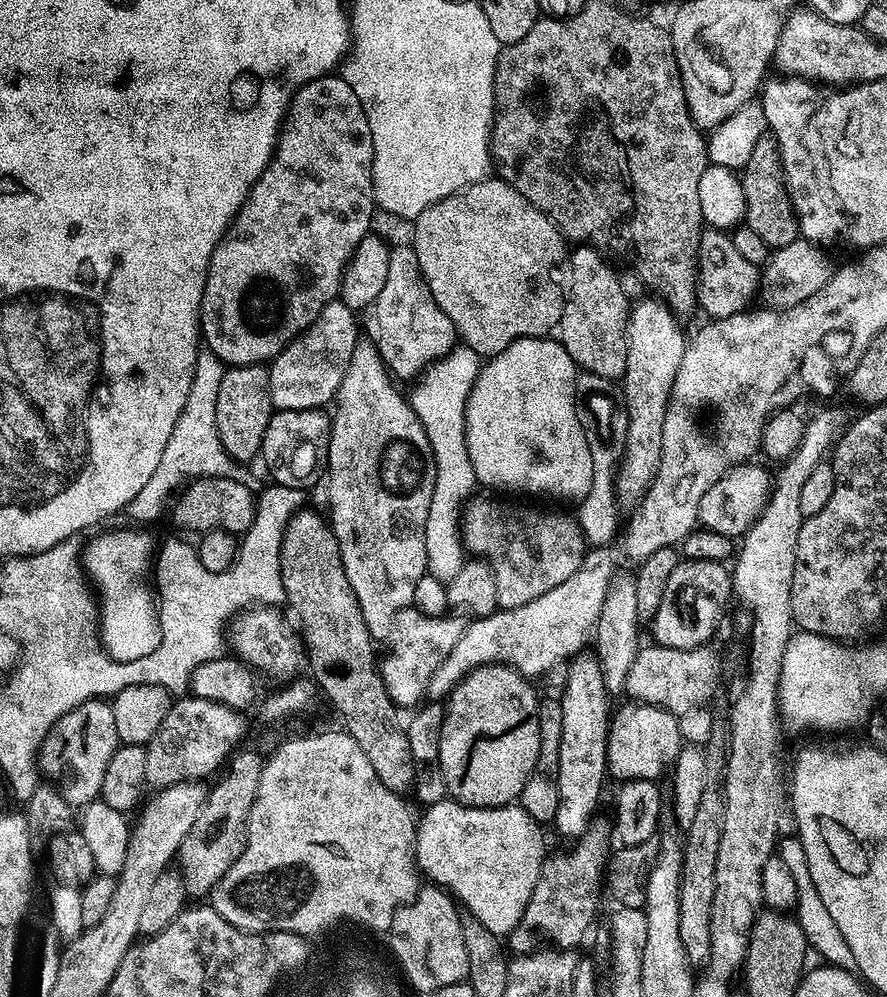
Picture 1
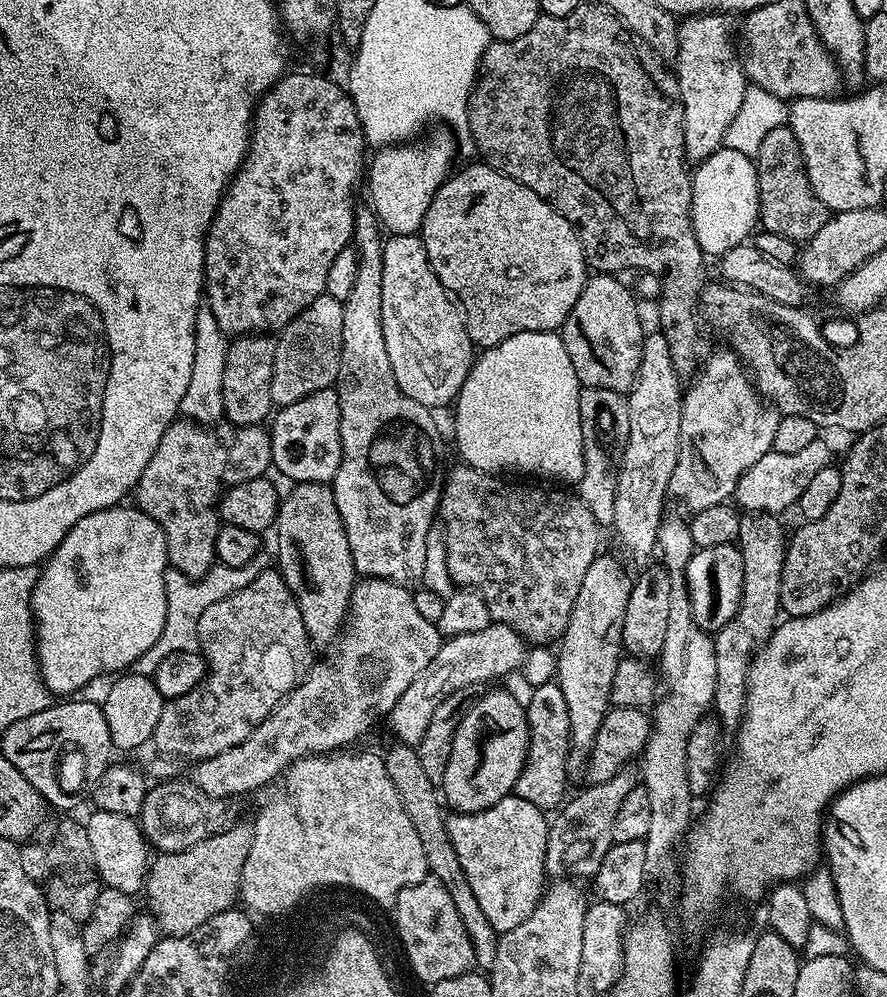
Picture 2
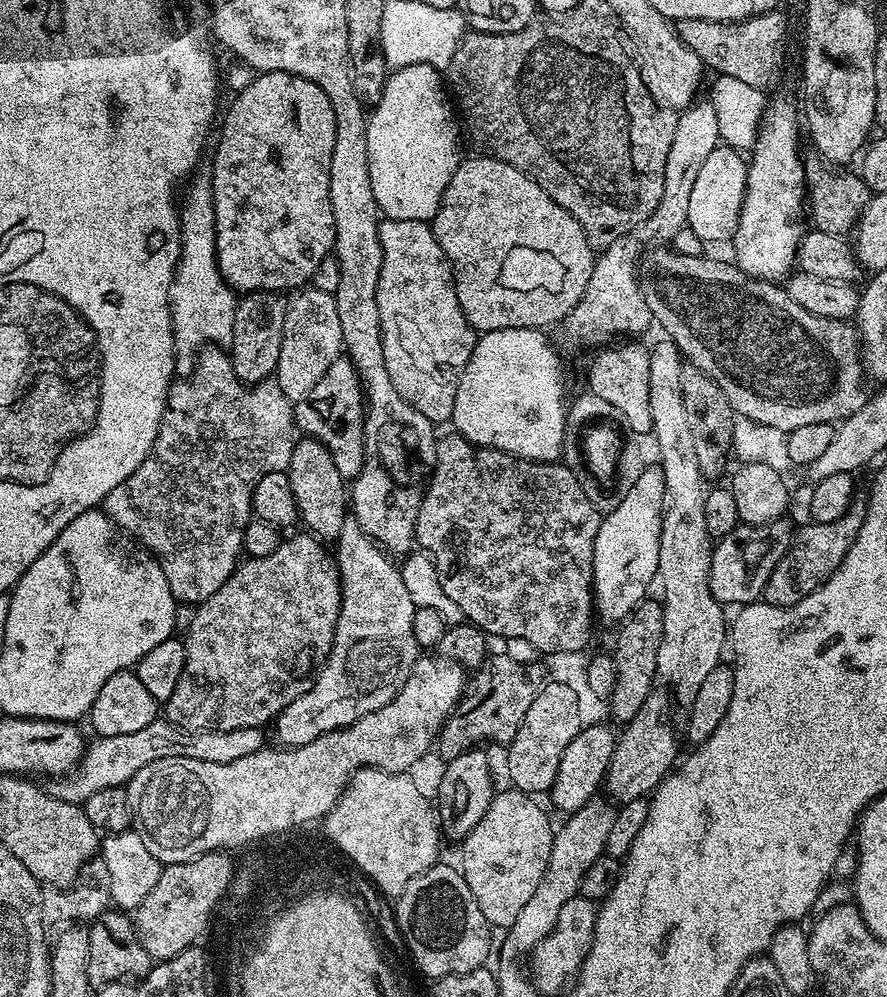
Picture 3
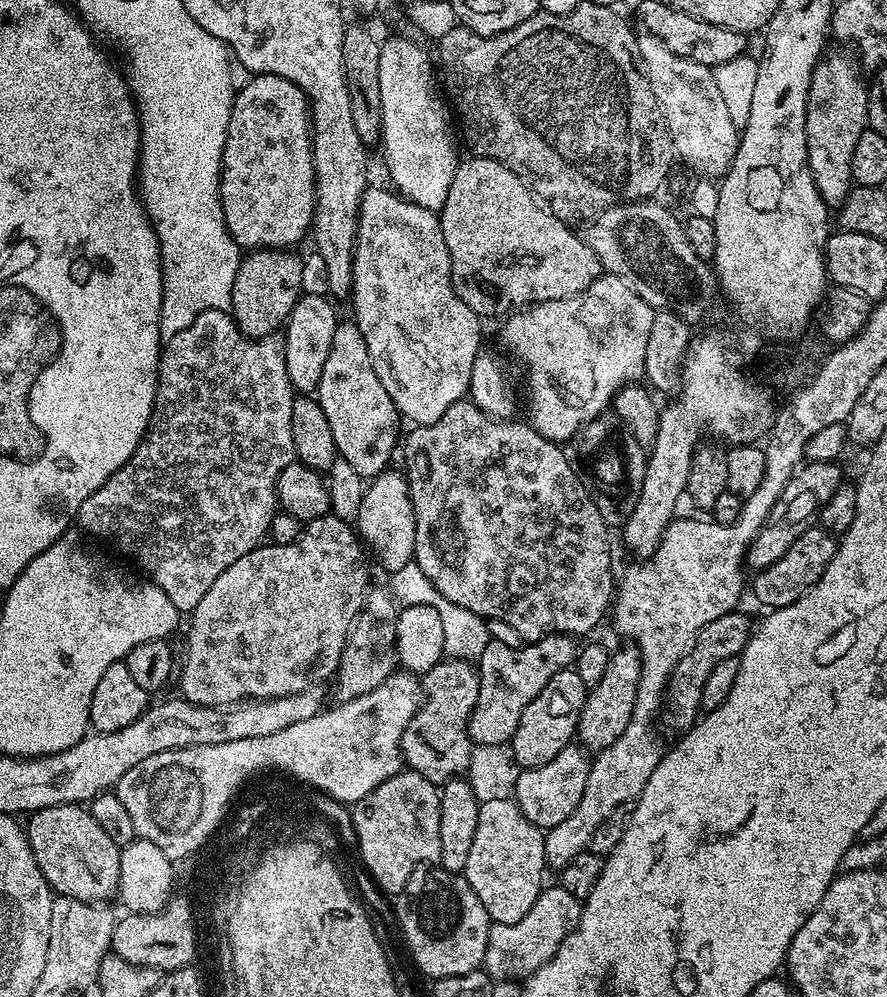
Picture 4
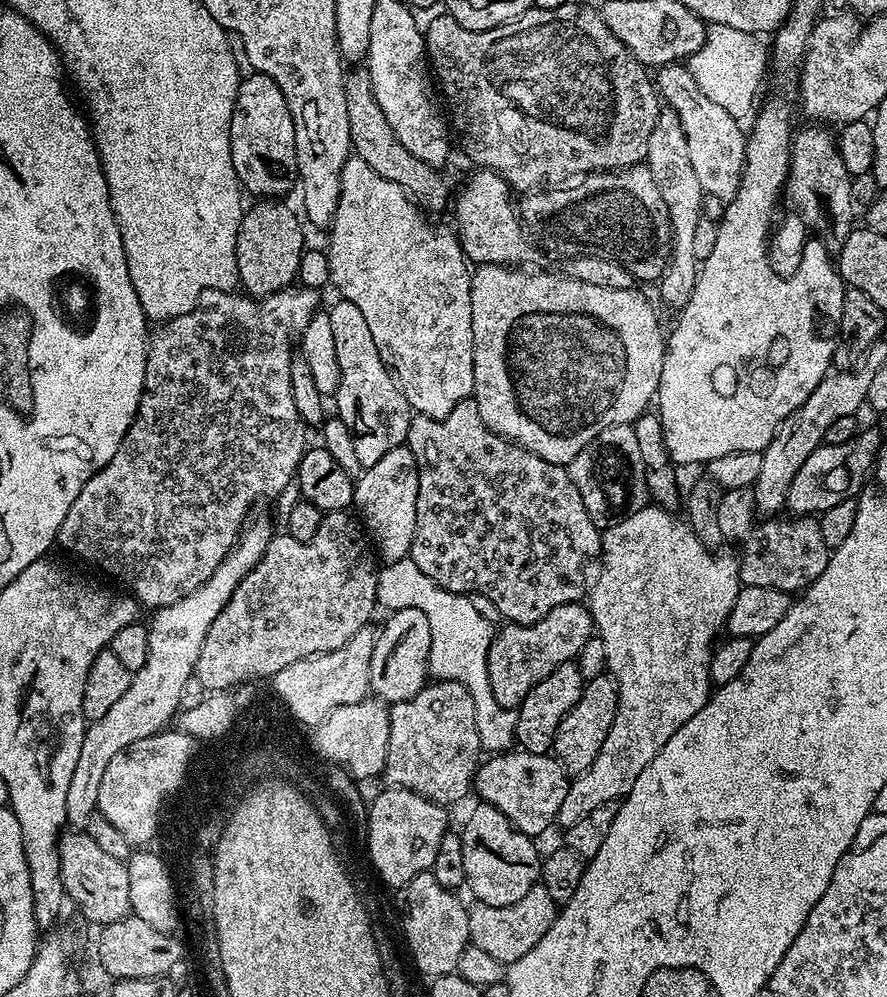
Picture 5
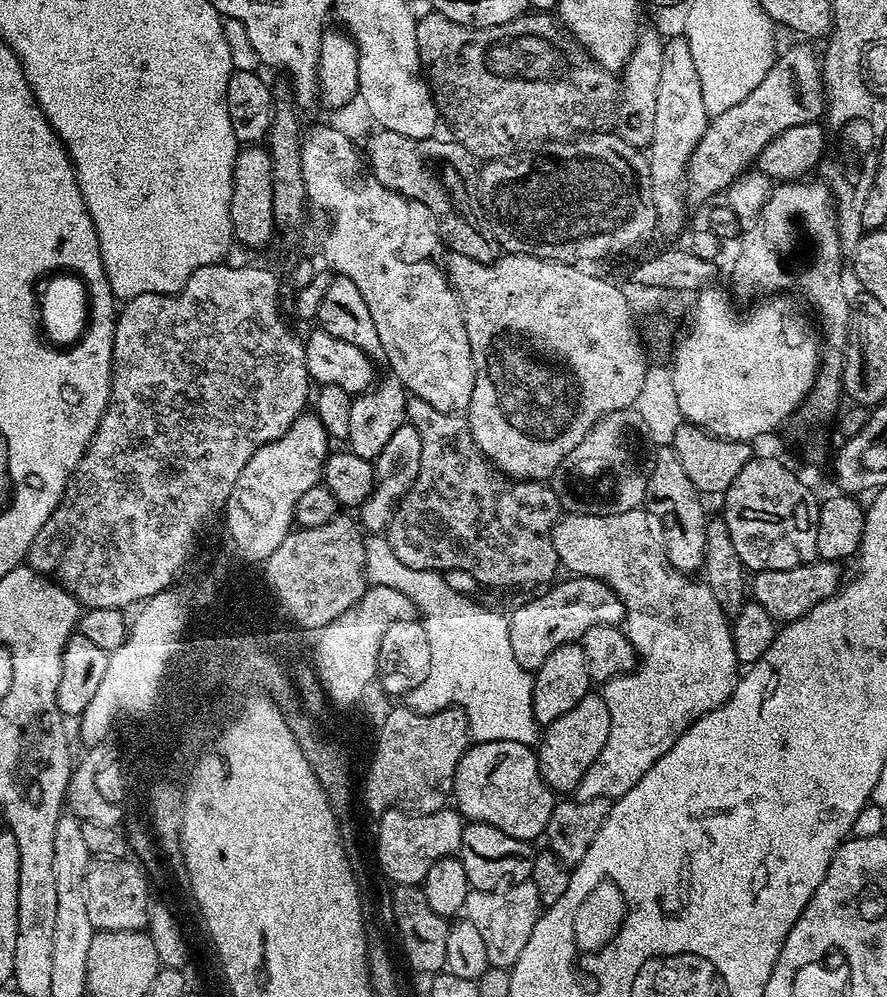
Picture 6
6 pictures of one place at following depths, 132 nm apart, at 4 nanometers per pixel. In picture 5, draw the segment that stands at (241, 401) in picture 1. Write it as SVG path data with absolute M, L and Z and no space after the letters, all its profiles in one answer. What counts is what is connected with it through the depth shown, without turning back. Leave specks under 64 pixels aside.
M264 198L253 208L249 207L240 219L236 239L236 262L238 264L238 284L247 295L253 298L276 296L282 289L296 280L298 262L302 258L306 241L300 229L302 220L280 202Z

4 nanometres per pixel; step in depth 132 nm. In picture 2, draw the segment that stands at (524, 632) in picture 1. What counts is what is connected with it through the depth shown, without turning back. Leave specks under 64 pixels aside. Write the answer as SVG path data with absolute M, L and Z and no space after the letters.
M491 622L478 633L462 634L445 639L440 645L438 654L410 686L406 686L406 694L398 698L392 711L386 717L386 723L392 727L395 739L401 744L413 746L420 743L422 734L426 734L426 726L430 726L430 718L434 718L434 710L438 710L447 696L463 693L463 688L471 684L480 684L483 680L496 680L499 676L508 676L521 667L526 653L526 641L516 631L505 624Z

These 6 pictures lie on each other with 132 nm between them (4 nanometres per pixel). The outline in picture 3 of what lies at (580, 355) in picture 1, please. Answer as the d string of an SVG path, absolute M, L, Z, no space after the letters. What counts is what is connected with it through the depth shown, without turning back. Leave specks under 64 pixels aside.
M616 342L604 346L588 364L588 384L591 395L610 402L614 410L618 410L621 421L632 432L640 436L648 436L652 430L650 414L650 358L649 349L643 348L640 342Z

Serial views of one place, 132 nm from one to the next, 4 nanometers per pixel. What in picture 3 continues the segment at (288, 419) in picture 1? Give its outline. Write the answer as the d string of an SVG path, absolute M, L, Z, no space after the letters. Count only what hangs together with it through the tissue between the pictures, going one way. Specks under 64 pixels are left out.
M347 358L335 360L319 380L318 386L310 390L307 400L297 400L294 404L296 427L305 437L322 442L338 466L338 474L351 482L362 470L364 461L364 410L366 401L364 390L356 367Z

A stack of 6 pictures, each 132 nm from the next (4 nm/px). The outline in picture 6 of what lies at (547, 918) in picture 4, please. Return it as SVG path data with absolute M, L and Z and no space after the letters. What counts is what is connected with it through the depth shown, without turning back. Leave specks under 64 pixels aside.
M523 880L521 884L513 884L510 888L505 888L499 892L477 892L466 894L463 915L468 918L478 918L476 925L478 930L482 930L482 938L486 941L486 954L488 963L494 968L511 969L513 962L522 954L522 946L530 939L530 934L536 925L536 919L540 917L542 905L538 898L538 890L531 880Z

